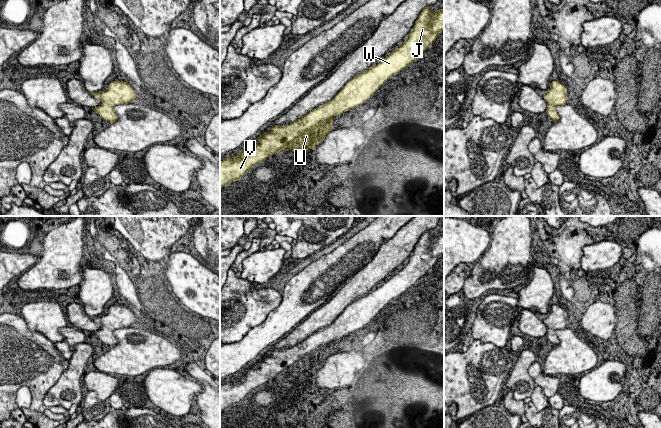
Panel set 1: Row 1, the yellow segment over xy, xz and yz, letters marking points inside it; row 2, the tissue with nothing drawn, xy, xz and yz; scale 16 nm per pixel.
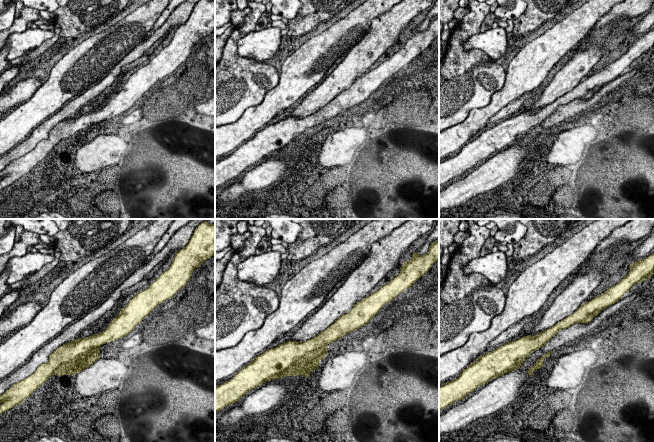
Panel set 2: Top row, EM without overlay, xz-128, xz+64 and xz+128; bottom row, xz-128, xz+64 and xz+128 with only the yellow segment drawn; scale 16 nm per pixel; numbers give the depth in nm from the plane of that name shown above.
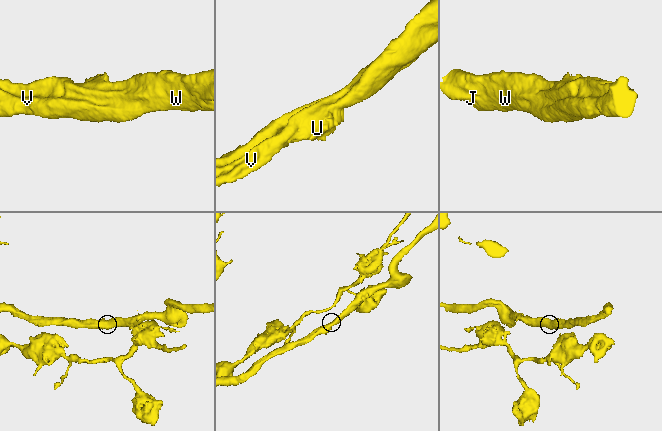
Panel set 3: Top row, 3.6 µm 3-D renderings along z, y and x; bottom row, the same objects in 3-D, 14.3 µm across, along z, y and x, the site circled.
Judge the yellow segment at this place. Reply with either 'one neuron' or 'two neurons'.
one neuron

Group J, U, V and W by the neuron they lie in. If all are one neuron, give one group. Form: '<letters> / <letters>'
J U V W

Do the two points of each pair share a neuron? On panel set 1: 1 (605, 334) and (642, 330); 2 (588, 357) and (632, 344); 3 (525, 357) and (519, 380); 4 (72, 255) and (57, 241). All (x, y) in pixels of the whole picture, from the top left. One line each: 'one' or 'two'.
1: one
2: two
3: one
4: two

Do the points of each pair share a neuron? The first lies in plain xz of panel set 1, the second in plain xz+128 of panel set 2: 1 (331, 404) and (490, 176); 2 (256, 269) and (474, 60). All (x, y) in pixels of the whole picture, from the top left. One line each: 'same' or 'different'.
1: different
2: different

